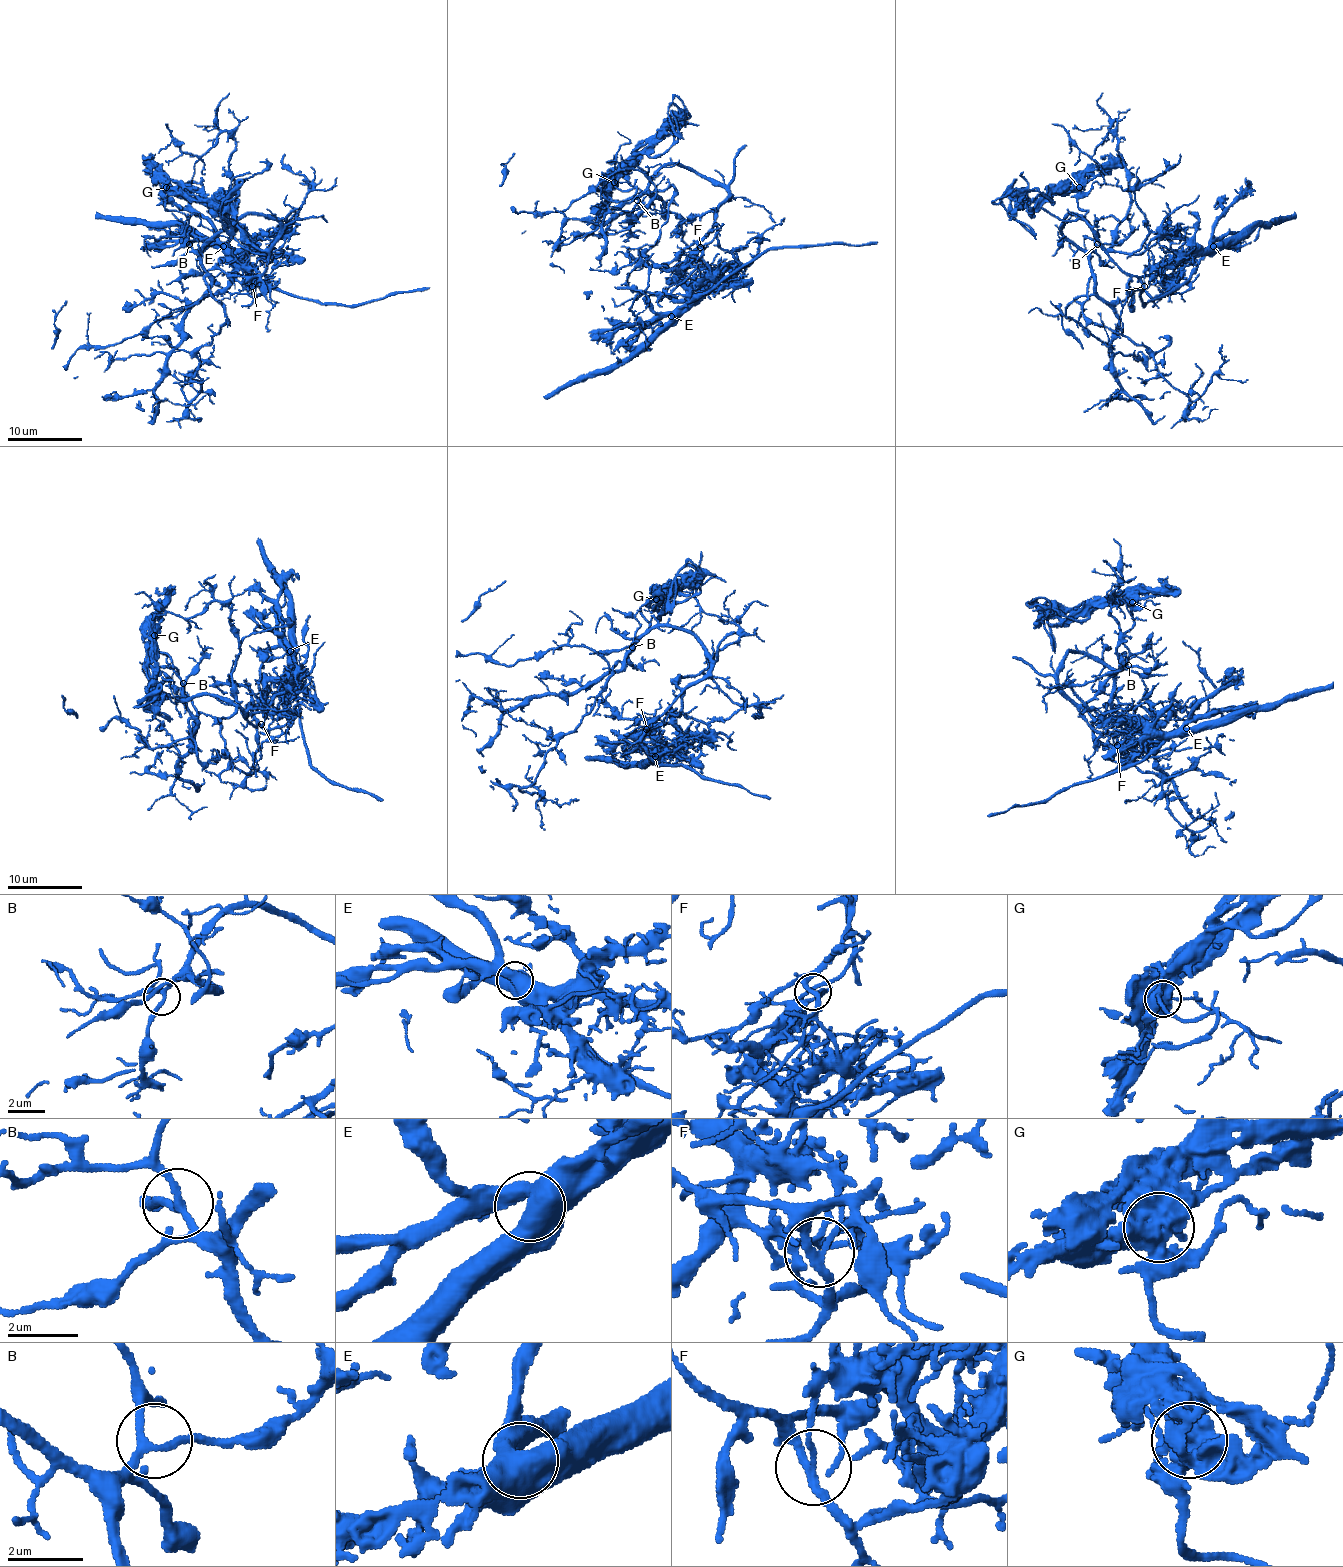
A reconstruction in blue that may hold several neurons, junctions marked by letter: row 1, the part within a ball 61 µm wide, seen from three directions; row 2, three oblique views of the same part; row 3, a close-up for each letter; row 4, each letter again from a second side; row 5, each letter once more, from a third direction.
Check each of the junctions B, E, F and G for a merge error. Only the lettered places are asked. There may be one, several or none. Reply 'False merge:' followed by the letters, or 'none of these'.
False merge: F, G

